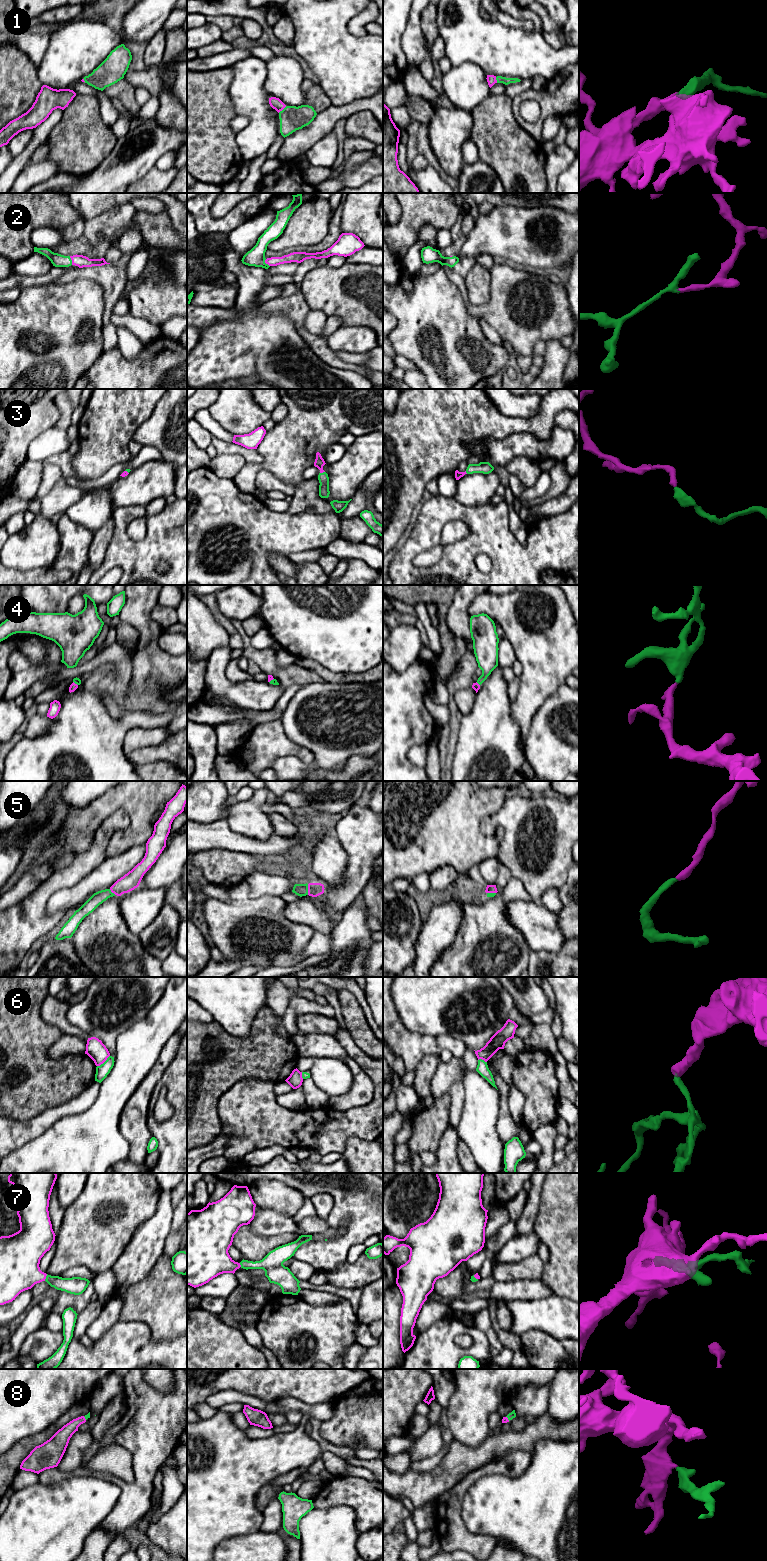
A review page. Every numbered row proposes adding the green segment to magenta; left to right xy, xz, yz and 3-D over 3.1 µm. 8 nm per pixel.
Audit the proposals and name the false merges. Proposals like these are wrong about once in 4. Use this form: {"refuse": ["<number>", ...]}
{"refuse": ["6"]}

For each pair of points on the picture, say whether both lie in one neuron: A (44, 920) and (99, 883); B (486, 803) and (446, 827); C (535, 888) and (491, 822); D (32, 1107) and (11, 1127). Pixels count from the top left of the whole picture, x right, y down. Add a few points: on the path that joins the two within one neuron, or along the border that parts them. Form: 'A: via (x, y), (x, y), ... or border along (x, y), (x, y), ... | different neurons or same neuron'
A: border along (58, 890), (52, 894), (47, 902), (48, 914) | different neurons
B: via (476, 803), (467, 806), (456, 817) | same neuron
C: via (521, 869), (515, 857), (514, 835), (510, 831) | same neuron
D: border along (40, 1112), (25, 1120), (10, 1118) | different neurons

